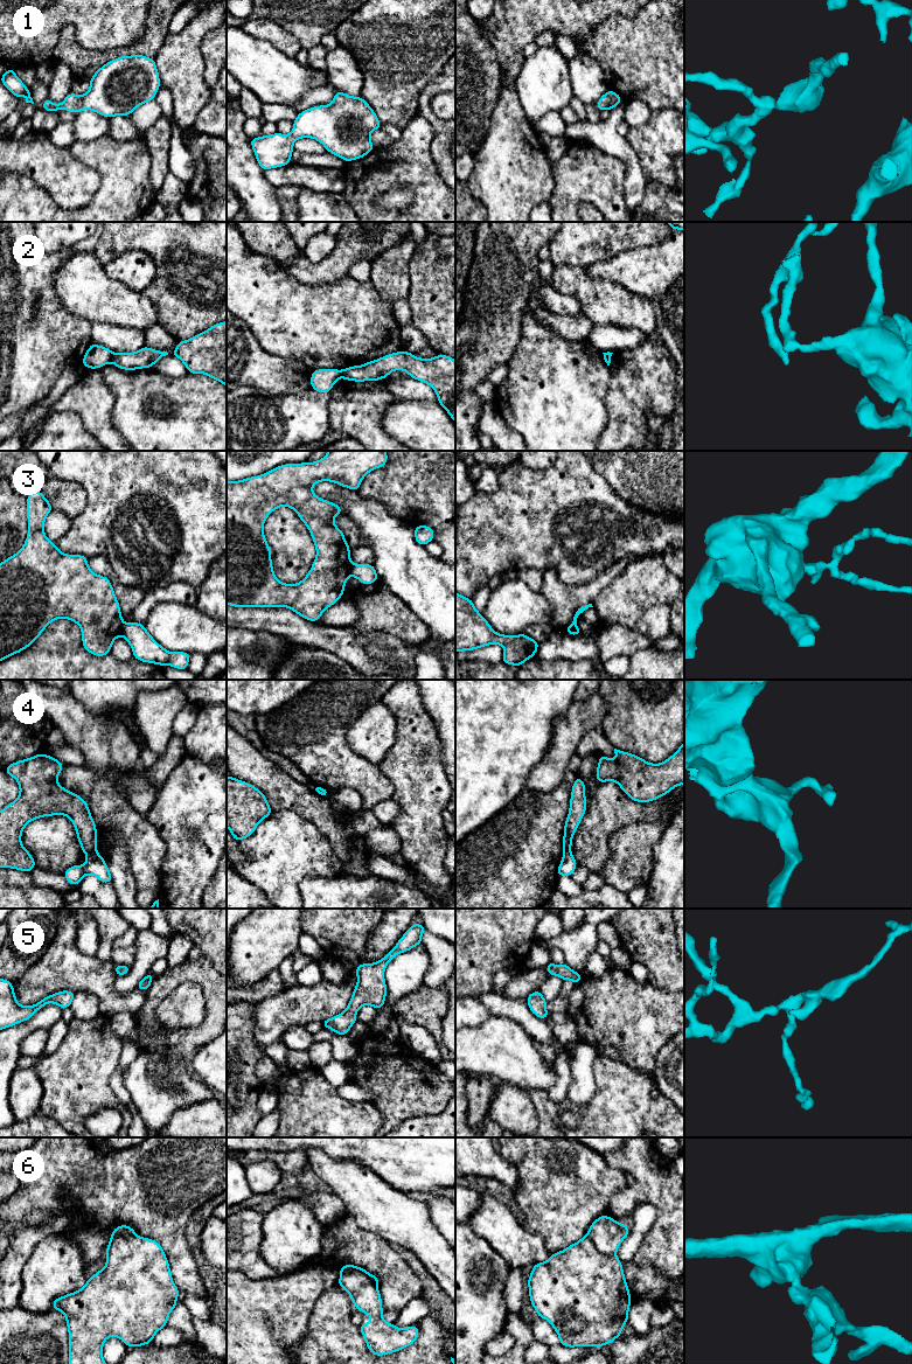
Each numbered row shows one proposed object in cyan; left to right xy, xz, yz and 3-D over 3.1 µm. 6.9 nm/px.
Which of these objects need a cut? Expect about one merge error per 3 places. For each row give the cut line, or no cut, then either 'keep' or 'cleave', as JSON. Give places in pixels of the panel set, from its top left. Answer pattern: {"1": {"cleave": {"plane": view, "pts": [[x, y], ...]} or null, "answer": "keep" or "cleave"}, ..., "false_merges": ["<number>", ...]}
{"1": {"cleave": null, "answer": "keep"}, "2": {"cleave": {"plane": "xy", "pts": [[113, 354], [110, 361]]}, "answer": "cleave"}, "3": {"cleave": {"plane": "xy", "pts": [[124, 624], [119, 634]]}, "answer": "cleave"}, "4": {"cleave": {"plane": "xy", "pts": [[96, 850], [88, 855]]}, "answer": "cleave"}, "5": {"cleave": null, "answer": "keep"}, "6": {"cleave": {"plane": "xz", "pts": [[341, 1272], [363, 1272], [376, 1286]]}, "answer": "cleave"}, "false_merges": ["2", "3", "4", "6"]}

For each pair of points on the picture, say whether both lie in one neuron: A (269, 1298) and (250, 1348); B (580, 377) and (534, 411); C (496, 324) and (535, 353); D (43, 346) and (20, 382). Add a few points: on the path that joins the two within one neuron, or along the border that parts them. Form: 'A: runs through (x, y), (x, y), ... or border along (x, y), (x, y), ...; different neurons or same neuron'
A: runs through (264, 1310), (250, 1327), (250, 1335); same neuron
B: runs through (569, 380), (545, 399); same neuron
C: border along (524, 314), (521, 321), (521, 339), (507, 363); different neurons
D: runs through (34, 355), (20, 369), (20, 373); same neuron

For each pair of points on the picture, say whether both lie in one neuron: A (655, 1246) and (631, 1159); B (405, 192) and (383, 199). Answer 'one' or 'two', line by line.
A: one
B: one

